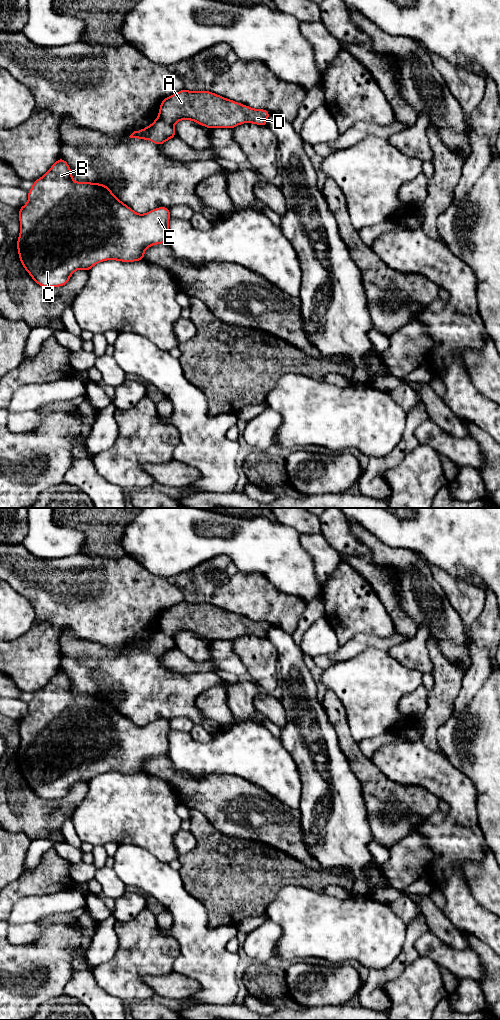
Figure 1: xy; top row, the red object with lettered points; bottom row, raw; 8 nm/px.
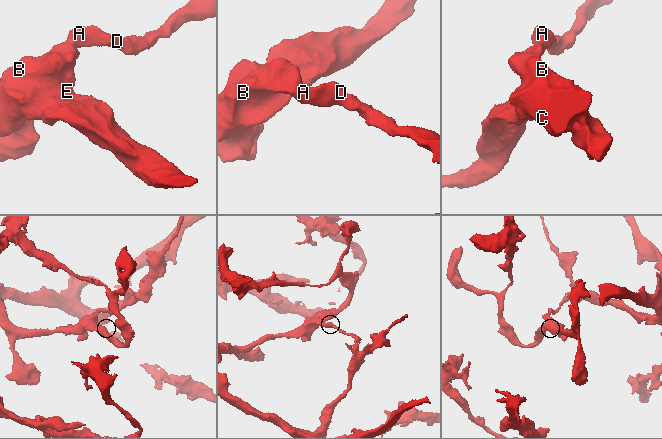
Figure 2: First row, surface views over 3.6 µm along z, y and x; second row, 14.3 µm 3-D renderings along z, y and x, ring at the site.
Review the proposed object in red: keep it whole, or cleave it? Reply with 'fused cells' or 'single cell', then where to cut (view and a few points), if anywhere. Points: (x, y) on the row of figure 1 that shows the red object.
fused cells | xy (158, 116), (173, 126)

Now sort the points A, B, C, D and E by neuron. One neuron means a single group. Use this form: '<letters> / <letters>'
A D / B C E

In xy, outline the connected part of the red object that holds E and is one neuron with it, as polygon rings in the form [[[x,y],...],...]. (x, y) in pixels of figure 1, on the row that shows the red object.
[[[59,158],[51,168],[38,180],[33,181],[33,187],[28,191],[28,202],[19,208],[20,234],[17,240],[17,249],[21,264],[29,273],[31,278],[42,287],[60,287],[68,283],[71,275],[78,269],[89,271],[94,265],[106,260],[117,260],[121,262],[135,262],[144,260],[144,252],[149,246],[168,243],[169,241],[169,219],[170,210],[167,207],[158,207],[145,214],[138,214],[129,206],[119,200],[108,186],[100,183],[75,182],[69,164]]]

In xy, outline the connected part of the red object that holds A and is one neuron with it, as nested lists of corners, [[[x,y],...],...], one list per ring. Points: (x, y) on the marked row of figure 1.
[[[182,89],[179,92],[163,99],[160,104],[158,117],[172,126],[180,120],[191,120],[210,129],[233,129],[243,123],[253,123],[260,126],[266,126],[269,115],[270,112],[268,110],[254,109],[210,91],[194,92]]]

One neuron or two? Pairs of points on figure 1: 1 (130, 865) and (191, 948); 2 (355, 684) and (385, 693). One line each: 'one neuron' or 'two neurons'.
1: one neuron
2: one neuron

